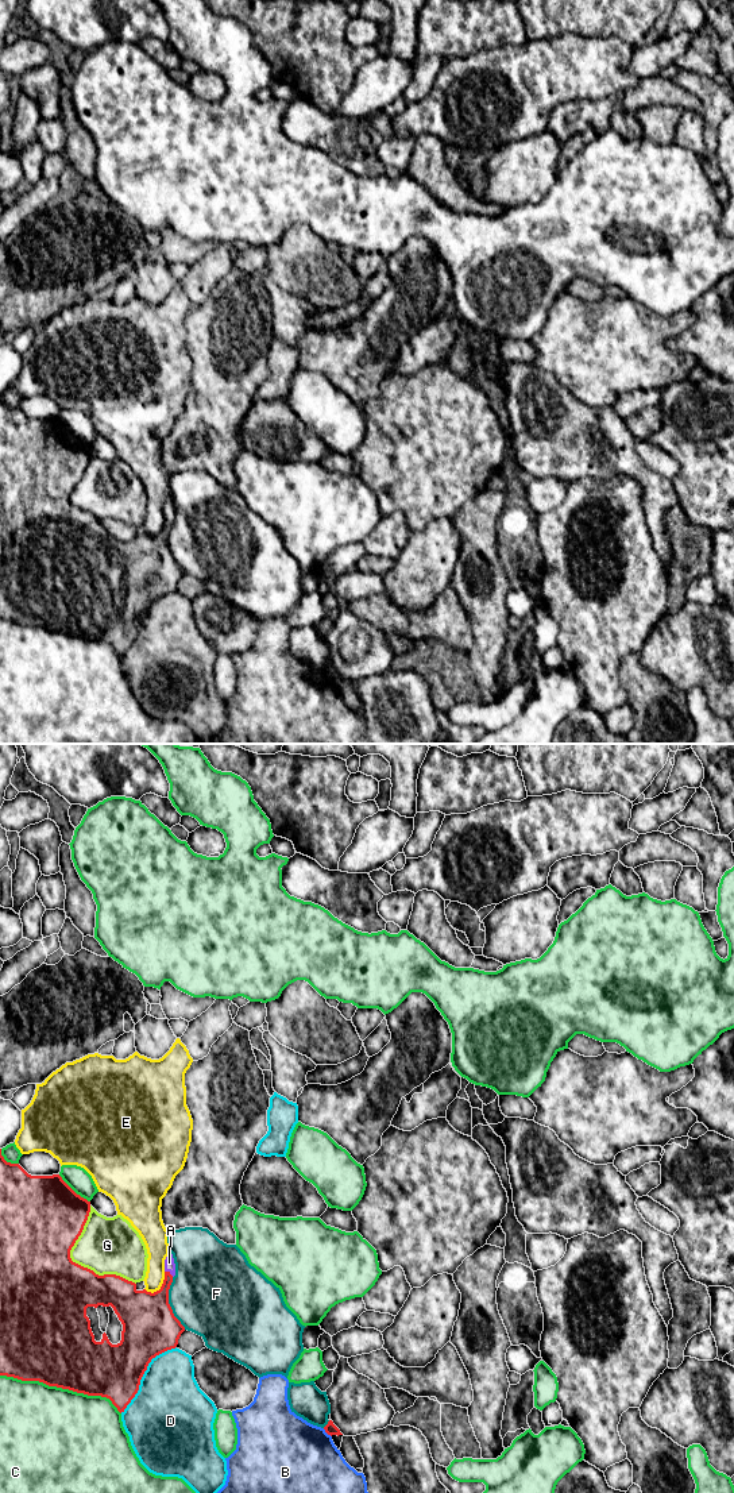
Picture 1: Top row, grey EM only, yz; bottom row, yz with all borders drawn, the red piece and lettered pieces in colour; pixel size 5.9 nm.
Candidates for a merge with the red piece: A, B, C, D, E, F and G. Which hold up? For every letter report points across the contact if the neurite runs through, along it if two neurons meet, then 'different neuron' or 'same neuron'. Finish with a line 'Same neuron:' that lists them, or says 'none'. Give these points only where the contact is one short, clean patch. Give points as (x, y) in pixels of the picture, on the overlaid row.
A: runs through yz (151, 1310), (163, 1292), (169, 1272), (169, 1262); same neuron
B: different neuron
C: different neuron
D: different neuron
E: different neuron
F: different neuron
G: different neuron
Same neuron: A

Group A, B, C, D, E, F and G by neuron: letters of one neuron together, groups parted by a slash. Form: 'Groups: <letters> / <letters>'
Groups: A / B / C / D / E / F / G

